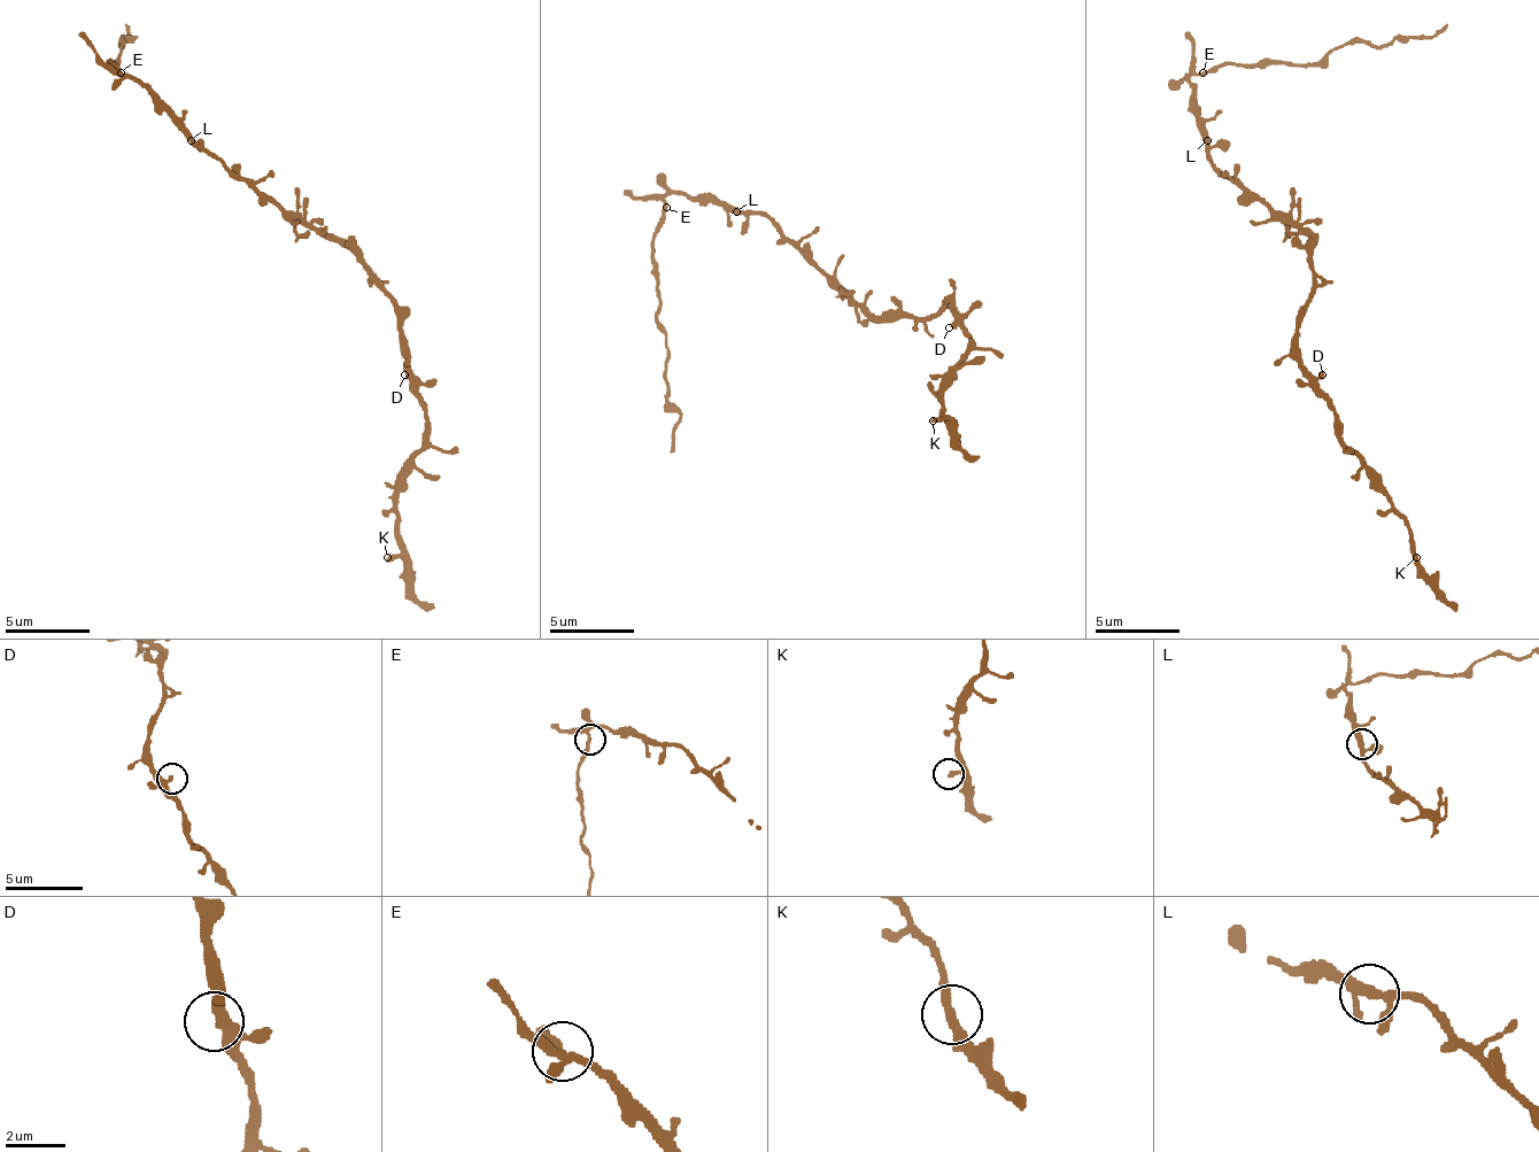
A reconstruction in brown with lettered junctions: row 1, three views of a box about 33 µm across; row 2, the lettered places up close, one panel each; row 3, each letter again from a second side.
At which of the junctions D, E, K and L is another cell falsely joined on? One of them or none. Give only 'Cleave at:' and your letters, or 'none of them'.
Cleave at: E

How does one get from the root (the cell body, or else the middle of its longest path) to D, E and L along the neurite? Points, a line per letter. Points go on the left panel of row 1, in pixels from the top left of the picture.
D: (294, 209), (327, 239), (337, 239), (392, 303), (400, 329), (400, 354), (408, 371), (408, 375), (404, 375)
E: (294, 209), (277, 209), (264, 201), (213, 159), (137, 82), (120, 74)
L: (294, 209), (277, 209), (192, 141)

